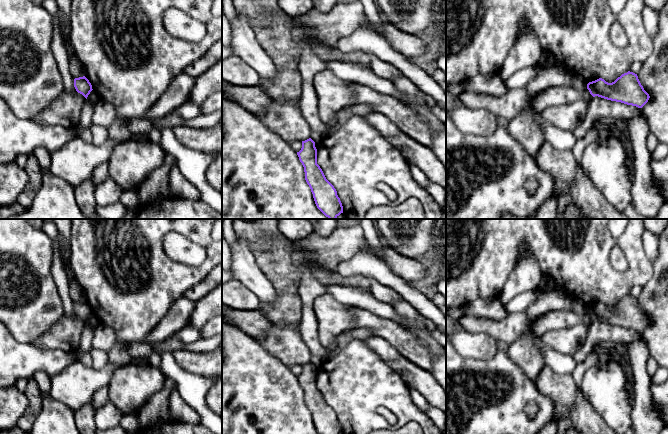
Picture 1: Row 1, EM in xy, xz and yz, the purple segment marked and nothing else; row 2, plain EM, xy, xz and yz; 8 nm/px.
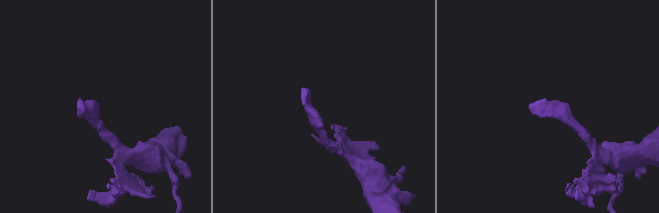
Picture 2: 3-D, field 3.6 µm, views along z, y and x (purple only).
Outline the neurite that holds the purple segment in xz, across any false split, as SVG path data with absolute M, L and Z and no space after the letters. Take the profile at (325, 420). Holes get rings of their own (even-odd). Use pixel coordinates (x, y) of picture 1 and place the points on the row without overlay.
M311 362L302 365L302 372L297 379L304 391L305 404L311 413L317 432L319 434L343 434L336 413L326 403L317 388L315 366Z

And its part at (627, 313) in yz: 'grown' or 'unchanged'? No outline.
unchanged

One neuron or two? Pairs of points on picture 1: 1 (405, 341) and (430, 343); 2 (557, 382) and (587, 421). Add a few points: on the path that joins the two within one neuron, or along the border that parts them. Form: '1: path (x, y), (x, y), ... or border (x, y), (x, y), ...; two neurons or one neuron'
1: border (403, 327), (427, 348), (433, 356), (432, 363); two neurons
2: path (563, 392), (567, 400), (577, 411); one neuron

